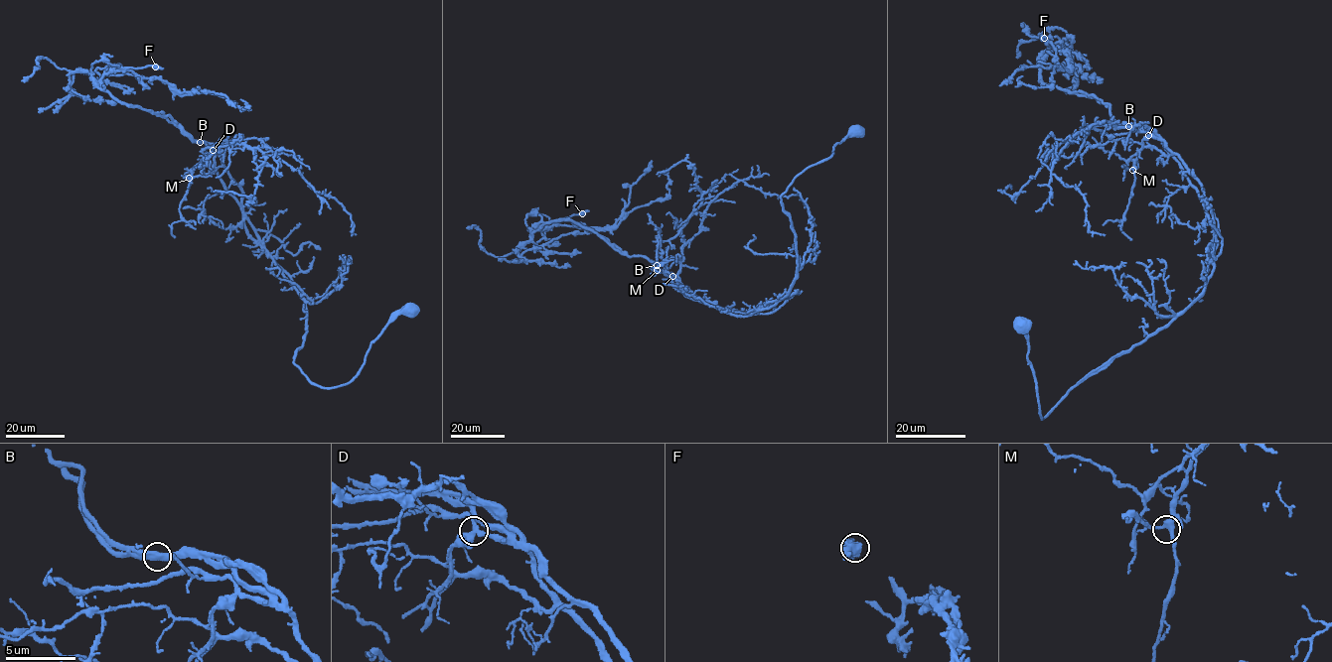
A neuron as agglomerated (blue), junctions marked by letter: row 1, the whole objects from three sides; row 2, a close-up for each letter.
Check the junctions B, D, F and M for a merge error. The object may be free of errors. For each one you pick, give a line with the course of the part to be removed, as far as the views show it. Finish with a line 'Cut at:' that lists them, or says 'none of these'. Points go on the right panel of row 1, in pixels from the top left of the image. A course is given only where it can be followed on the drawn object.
B: foreign part runs (1128, 126), (1094, 97), (1043, 84), (1051, 42), (1068, 70), (1055, 66), (1048, 86), (1022, 75)
Cut at: B

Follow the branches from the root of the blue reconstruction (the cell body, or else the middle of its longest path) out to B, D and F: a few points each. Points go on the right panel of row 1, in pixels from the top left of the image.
B: (1023, 325), (1043, 418), (1203, 290), (1215, 236), (1202, 186), (1165, 143), (1128, 126)
D: (1023, 325), (1043, 418), (1070, 389), (1165, 328), (1201, 294), (1214, 266), (1204, 190), (1165, 143), (1147, 136)
F: (1023, 325), (1043, 418), (1185, 312), (1214, 266), (1200, 182), (1147, 129), (1043, 83), (1044, 38)

